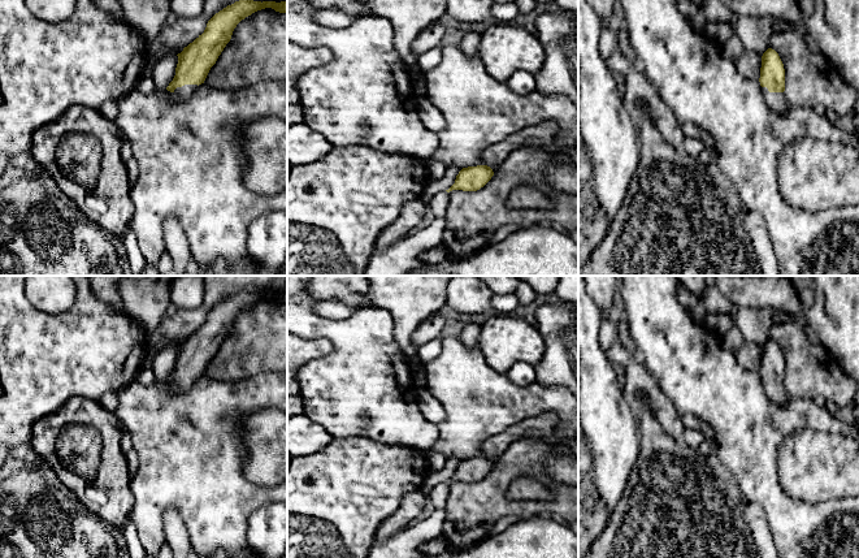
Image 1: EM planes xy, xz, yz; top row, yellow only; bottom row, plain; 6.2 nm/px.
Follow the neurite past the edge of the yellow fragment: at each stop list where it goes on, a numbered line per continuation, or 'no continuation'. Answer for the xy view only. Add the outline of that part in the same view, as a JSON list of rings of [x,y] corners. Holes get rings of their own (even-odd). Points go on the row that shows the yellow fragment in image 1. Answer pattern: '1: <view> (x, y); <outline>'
1: xy (182, 92); [[[185,85],[182,87],[177,87],[173,92],[172,96],[178,99],[178,100],[186,100],[194,90],[198,87],[198,85]]]

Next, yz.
1: yz (777, 102); [[[762,87],[764,100],[767,105],[777,114],[786,114],[790,103],[785,96],[785,92],[769,92],[767,87]]]

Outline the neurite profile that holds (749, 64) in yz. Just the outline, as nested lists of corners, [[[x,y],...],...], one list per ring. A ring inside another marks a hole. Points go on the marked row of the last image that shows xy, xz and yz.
[[[743,49],[736,60],[738,73],[747,79],[759,79],[762,68],[762,56]]]

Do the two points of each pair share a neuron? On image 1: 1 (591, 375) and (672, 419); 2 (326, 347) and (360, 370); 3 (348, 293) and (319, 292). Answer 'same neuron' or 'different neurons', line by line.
1: different neurons
2: different neurons
3: same neuron

